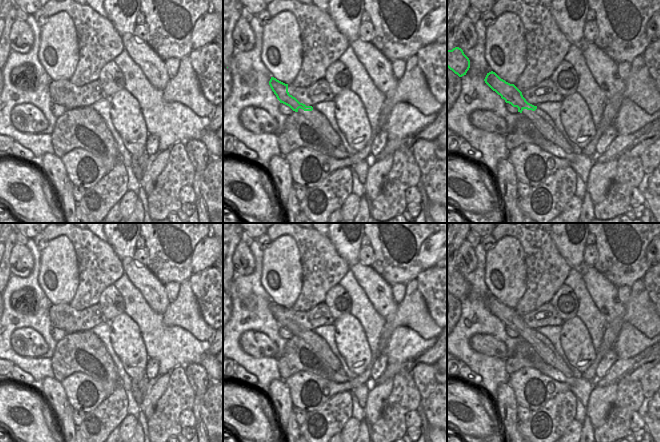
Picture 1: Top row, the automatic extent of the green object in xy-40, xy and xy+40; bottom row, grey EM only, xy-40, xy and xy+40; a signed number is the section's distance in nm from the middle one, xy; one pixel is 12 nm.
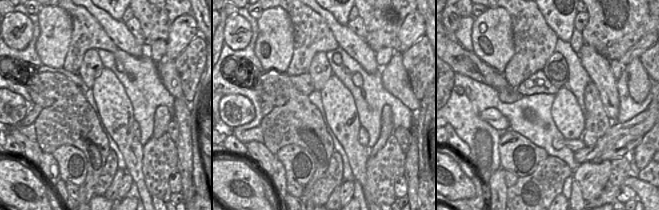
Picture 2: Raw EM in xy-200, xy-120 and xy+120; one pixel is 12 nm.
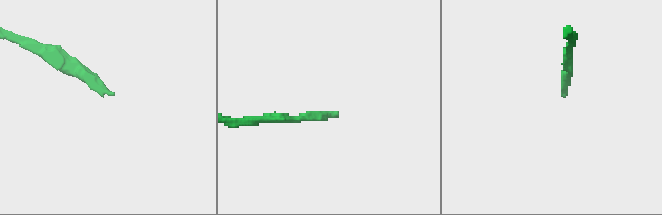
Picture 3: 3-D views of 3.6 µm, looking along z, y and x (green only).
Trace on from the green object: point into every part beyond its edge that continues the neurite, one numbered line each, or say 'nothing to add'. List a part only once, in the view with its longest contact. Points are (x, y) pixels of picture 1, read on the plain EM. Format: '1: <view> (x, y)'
1: xy (319, 344)

